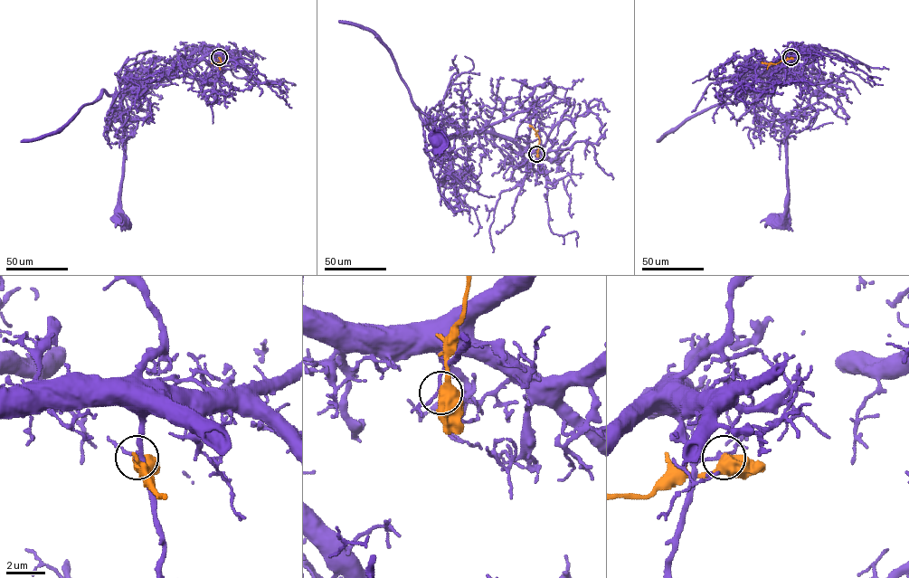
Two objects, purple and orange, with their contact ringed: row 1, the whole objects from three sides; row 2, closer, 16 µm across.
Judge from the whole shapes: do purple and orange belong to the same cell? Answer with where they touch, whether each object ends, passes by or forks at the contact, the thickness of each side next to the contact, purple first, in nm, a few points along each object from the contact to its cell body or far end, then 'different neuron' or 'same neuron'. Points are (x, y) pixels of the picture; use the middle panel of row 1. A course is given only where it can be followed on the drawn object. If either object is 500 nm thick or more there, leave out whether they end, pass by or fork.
place (536, 154); calibres 160 and 550 nm; course purple (536, 154), (535, 150), (524, 149), (514, 140), (490, 133), (440, 135), (440, 151), (437, 140); course orange (536, 154), (539, 138), (529, 125); different neuron

